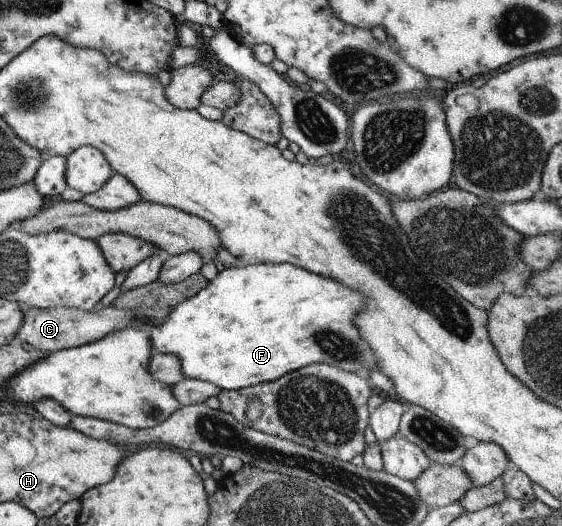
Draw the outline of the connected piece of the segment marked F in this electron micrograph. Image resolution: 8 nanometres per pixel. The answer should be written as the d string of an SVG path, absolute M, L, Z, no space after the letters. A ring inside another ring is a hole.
M249 264L246 267L238 268L238 266L222 266L212 281L208 282L204 290L197 293L194 297L181 301L169 314L167 318L154 327L148 328L151 337L151 344L154 351L160 353L174 354L181 361L181 368L185 377L194 378L212 382L222 390L239 390L245 387L258 385L260 382L271 382L287 373L296 371L310 364L330 364L331 366L340 365L340 369L350 371L350 373L358 373L360 377L369 380L366 371L376 369L376 361L374 361L374 353L370 349L370 345L366 340L362 341L362 336L358 335L358 329L354 327L354 317L356 313L364 307L366 299L352 289L346 289L346 285L338 283L338 281L330 281L326 277L318 277L306 269L298 269L294 265L258 265Z

